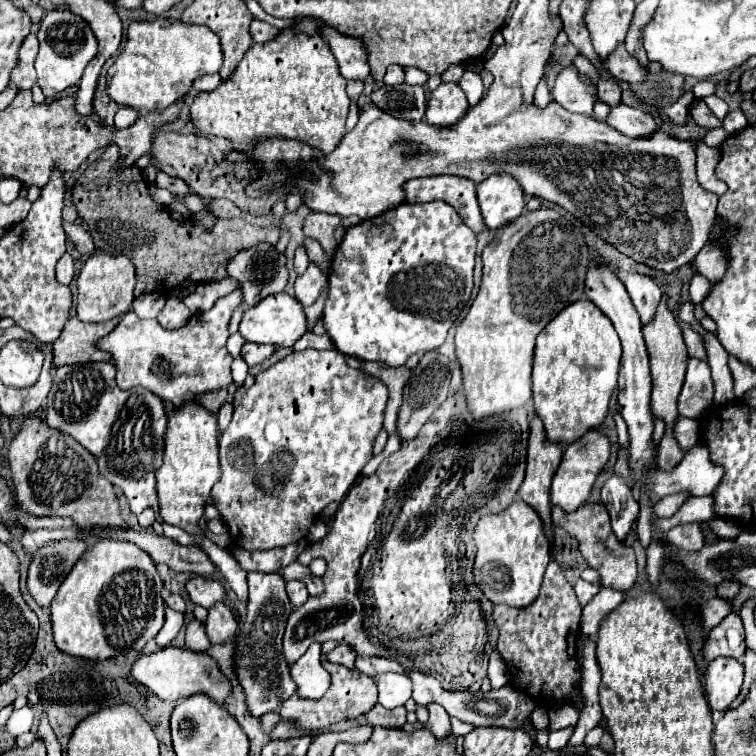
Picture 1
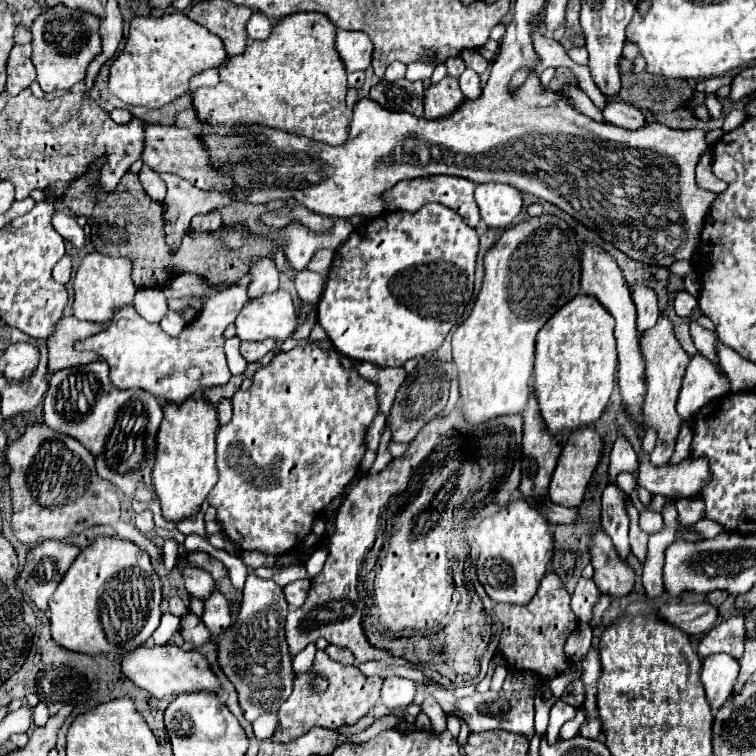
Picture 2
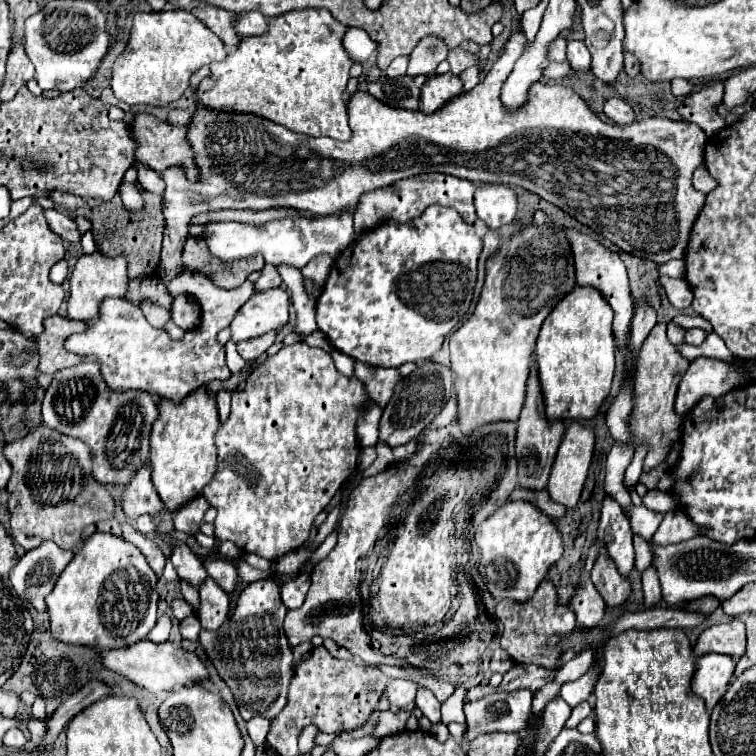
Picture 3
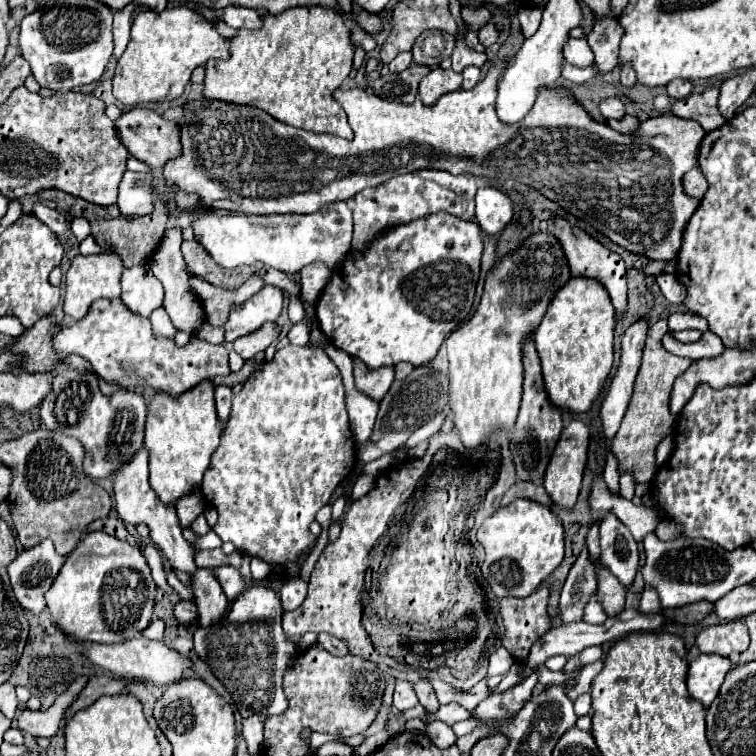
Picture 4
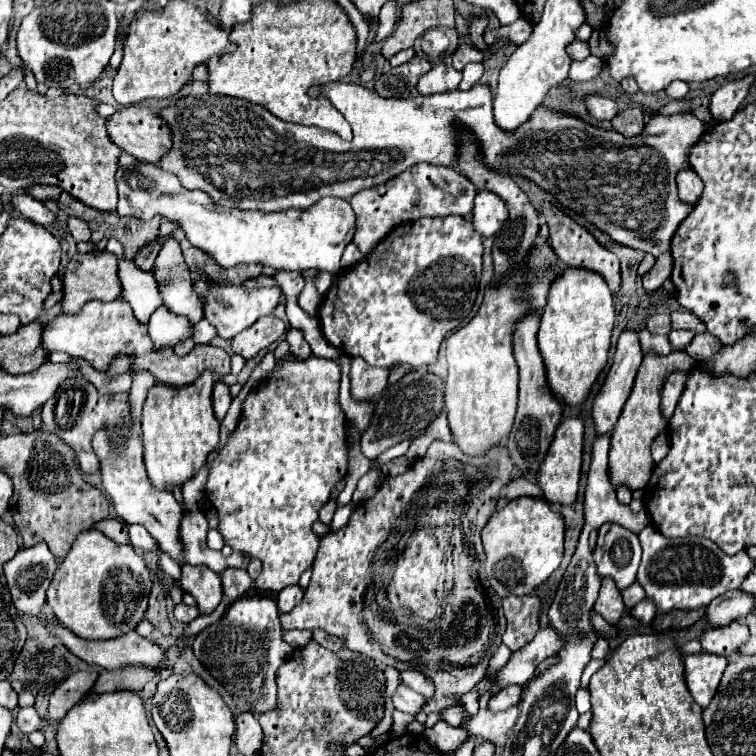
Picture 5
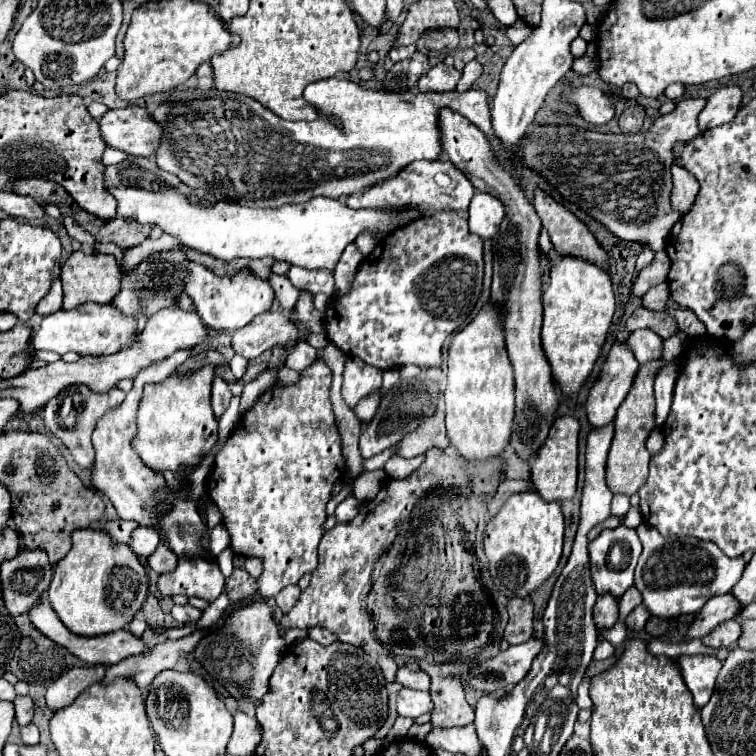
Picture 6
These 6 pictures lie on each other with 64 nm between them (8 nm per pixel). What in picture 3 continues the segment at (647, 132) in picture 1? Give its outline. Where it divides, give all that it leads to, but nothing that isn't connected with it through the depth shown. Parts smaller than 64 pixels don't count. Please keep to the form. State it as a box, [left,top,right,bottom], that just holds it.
[604,98,636,124]

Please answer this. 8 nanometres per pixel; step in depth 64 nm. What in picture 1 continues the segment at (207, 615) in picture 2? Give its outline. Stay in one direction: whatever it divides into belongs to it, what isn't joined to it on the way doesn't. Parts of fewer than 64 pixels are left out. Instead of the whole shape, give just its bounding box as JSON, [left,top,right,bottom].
[206,604,238,644]

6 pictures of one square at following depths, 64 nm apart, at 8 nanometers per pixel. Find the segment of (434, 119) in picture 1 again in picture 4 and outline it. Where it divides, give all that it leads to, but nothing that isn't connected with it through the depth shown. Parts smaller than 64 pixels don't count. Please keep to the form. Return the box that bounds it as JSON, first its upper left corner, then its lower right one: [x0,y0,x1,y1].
[418,68,462,106]

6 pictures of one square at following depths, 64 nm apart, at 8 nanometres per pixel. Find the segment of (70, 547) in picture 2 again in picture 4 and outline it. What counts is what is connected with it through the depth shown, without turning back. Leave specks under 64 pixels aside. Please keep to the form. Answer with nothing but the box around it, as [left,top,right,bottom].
[8,540,66,614]

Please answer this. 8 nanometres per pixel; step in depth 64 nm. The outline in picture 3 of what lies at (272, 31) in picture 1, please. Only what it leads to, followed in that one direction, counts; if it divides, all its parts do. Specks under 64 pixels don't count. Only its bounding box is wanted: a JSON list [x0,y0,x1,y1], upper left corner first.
[236,12,268,36]

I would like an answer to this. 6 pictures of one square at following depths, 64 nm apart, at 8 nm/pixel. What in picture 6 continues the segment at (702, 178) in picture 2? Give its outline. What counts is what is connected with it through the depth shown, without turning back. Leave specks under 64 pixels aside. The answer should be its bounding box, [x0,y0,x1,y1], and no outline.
[672,166,700,212]

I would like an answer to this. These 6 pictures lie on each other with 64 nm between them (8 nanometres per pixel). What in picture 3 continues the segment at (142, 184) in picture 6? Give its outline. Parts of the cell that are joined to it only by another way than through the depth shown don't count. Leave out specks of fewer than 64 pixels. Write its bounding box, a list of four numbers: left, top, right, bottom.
[120,168,354,268]

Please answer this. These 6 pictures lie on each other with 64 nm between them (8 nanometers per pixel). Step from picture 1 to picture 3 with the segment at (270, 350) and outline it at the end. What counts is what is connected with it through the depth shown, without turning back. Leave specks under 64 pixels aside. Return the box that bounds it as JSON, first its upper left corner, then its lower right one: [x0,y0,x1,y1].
[238,332,276,362]

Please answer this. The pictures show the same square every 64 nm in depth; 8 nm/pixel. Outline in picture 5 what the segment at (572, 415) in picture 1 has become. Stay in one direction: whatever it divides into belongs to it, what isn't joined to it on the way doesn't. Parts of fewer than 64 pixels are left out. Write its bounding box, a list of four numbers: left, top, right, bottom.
[538,268,614,404]

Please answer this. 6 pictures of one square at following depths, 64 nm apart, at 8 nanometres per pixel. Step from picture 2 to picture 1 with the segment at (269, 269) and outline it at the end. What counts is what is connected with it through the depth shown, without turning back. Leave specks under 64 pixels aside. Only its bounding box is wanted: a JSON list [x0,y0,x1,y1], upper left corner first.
[226,242,288,308]

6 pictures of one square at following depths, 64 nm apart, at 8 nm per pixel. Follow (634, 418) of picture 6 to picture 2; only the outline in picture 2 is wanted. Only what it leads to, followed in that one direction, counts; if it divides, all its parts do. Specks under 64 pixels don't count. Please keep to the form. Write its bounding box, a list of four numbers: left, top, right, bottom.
[640,316,698,466]

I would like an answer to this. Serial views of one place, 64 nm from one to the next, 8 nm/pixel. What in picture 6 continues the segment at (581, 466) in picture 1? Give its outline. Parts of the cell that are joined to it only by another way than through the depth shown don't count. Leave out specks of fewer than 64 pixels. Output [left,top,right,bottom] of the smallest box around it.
[532,416,580,502]

